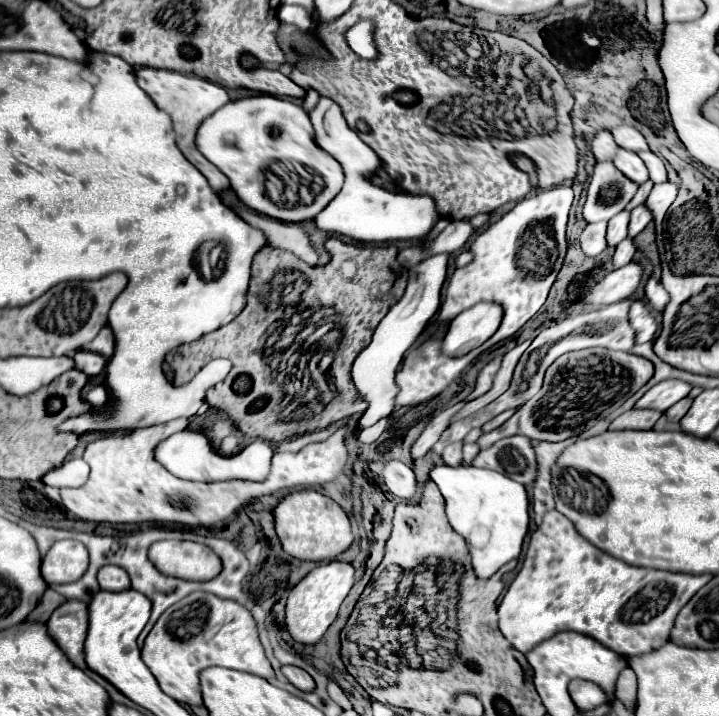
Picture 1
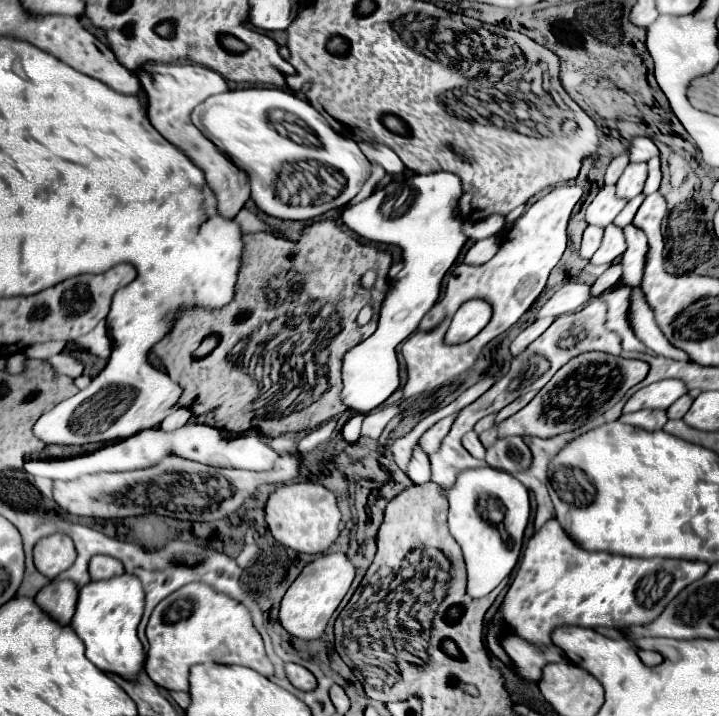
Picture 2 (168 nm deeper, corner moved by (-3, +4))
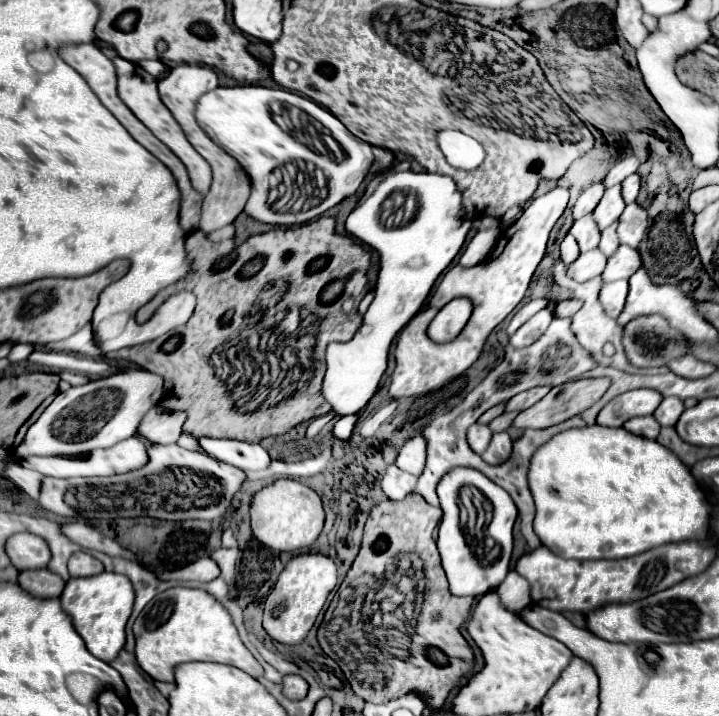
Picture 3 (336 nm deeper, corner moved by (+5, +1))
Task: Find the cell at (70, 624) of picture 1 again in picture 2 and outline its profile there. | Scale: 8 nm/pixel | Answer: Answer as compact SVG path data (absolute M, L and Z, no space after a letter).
M51 581L47 587L39 591L35 597L37 605L49 613L59 625L71 625L75 615L79 589L71 581Z

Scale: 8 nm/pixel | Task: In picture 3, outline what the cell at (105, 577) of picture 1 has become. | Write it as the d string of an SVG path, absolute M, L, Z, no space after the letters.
M79 550L75 552L71 558L69 558L69 574L71 576L95 576L103 570L103 564L93 558L91 554L87 554L85 550Z

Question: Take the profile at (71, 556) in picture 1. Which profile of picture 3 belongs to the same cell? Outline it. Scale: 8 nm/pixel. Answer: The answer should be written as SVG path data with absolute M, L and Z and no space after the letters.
M13 534L5 542L5 552L13 566L17 570L29 570L29 568L45 568L49 562L49 550L41 538L35 538L35 534Z

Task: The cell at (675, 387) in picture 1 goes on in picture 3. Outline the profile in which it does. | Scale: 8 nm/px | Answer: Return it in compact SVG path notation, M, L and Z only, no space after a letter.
M641 388L641 390L623 392L623 394L615 396L609 404L603 406L603 410L597 416L597 424L619 428L629 418L653 414L655 408L659 406L659 402L661 402L661 396L655 390Z

